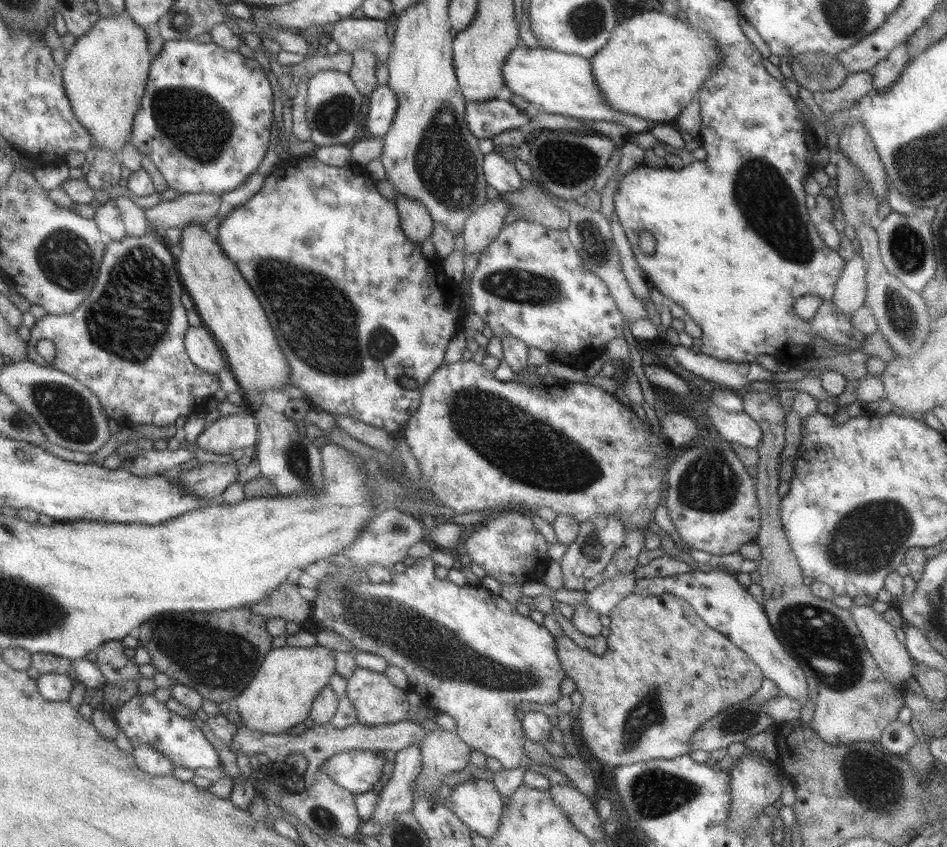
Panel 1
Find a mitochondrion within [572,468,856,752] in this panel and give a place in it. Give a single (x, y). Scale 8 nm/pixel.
(735, 720)

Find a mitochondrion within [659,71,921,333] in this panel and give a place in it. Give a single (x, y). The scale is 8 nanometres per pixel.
(765, 198)

